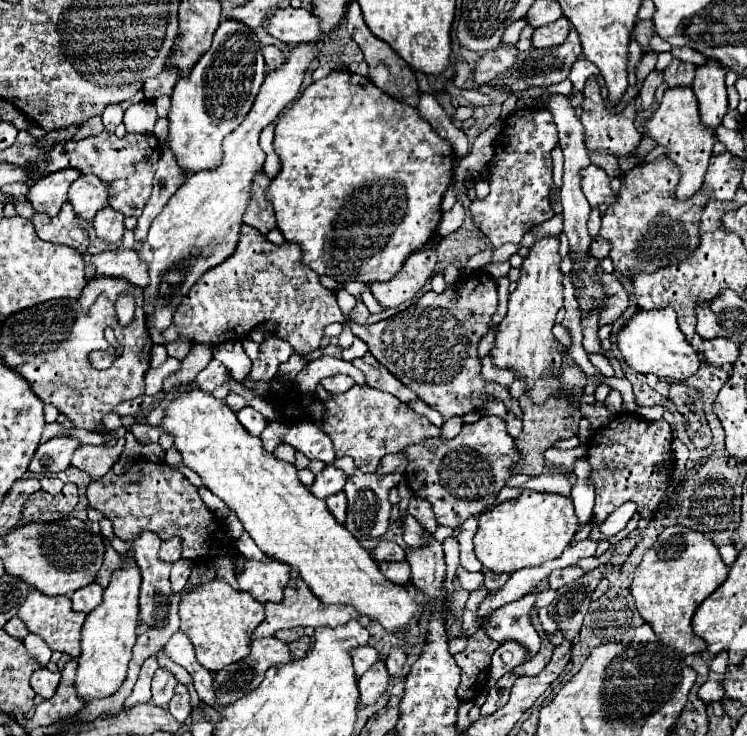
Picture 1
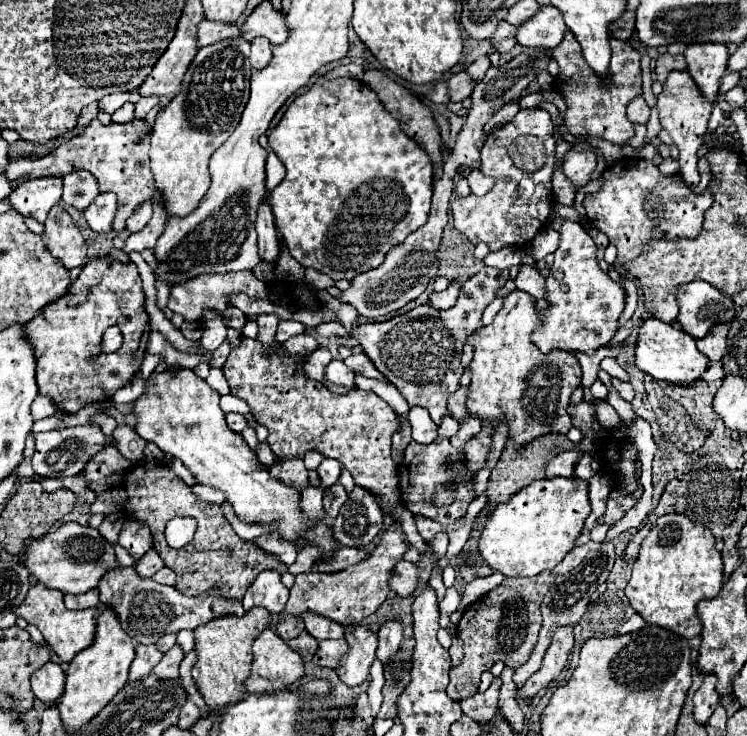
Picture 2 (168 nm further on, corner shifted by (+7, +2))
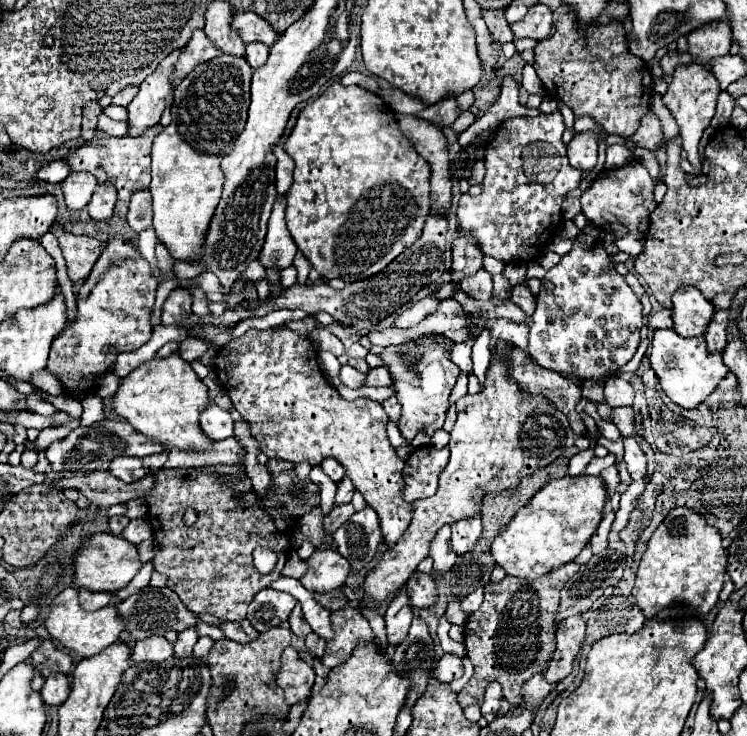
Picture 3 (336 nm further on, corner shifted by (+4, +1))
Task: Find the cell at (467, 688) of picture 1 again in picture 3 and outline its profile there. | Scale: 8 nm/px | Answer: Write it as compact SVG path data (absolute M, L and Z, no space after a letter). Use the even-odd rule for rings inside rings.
M570 562L558 570L550 570L534 582L526 582L516 576L506 576L500 584L492 584L484 592L482 606L468 616L464 624L466 656L474 664L474 676L458 692L458 704L462 708L470 704L482 704L484 690L490 680L502 684L502 692L508 702L520 706L520 686L534 672L544 672L552 652L556 648L554 638L554 614L560 606L562 586L578 572L578 564Z

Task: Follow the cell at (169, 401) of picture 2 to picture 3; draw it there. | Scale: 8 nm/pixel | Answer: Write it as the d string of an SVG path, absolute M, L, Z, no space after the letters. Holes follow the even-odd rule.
M170 354L162 360L152 360L146 366L130 372L114 396L114 410L118 416L126 418L134 430L146 438L158 438L166 450L194 450L206 452L212 448L214 440L206 438L198 422L202 408L210 402L206 384L194 374L190 364L178 354Z

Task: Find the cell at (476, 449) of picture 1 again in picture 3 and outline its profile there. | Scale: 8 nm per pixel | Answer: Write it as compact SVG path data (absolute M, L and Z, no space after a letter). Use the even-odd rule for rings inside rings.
M422 446L416 448L404 466L404 498L406 502L418 500L418 498L428 498L436 492L438 488L438 474L444 470L448 462L450 450L448 446L438 450L434 446Z

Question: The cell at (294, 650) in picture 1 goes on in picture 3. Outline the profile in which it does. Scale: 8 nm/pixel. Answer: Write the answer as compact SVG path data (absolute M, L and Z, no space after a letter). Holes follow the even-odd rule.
M310 632L310 634L306 636L306 648L308 648L308 652L312 652L316 658L322 658L324 648L326 648L326 640L320 638L318 634Z

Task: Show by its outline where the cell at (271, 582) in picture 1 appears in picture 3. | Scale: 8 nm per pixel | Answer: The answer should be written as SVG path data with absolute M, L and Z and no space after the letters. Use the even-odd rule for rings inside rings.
M262 588L254 596L254 602L250 602L246 618L258 632L264 632L272 626L280 626L290 616L294 606L296 600L290 594L274 588Z

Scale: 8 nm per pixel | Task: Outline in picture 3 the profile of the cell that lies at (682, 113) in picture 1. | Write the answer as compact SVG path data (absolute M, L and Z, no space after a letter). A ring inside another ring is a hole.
M690 64L690 66L678 66L676 68L674 78L668 84L668 92L664 94L664 104L672 112L676 124L680 128L682 148L686 150L686 158L688 158L688 162L692 164L692 168L696 172L702 172L698 144L700 144L700 138L702 138L704 130L710 126L710 120L714 116L718 92L720 92L720 84L714 78L714 74L710 70L706 70L704 66L700 66L700 64Z

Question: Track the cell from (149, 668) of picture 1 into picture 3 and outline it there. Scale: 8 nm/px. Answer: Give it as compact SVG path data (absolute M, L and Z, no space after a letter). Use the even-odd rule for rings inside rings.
M152 636L146 640L138 640L132 650L132 660L136 662L164 662L172 658L172 644L162 636Z

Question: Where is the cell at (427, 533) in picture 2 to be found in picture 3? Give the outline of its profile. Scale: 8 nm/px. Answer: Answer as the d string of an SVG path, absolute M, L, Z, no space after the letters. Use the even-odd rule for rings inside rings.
M442 526L434 542L430 542L430 556L434 558L434 574L442 576L454 566L456 552L452 550L452 544L450 544L450 526Z

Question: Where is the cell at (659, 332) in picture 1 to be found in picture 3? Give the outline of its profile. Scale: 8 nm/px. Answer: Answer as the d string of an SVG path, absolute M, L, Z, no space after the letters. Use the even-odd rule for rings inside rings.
M654 330L650 344L650 366L656 372L666 396L682 408L696 408L728 374L722 354L710 354L706 350L704 336L682 338L674 330Z

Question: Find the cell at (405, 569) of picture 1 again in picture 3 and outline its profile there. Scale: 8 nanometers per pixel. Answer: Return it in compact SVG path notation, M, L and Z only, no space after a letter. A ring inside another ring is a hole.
M414 572L408 582L406 582L406 590L410 596L410 604L416 608L426 608L432 606L436 602L436 584L432 574L424 574L424 572Z

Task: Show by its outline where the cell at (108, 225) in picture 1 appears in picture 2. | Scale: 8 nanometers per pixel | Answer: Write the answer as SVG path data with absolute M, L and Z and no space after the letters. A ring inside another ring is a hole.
M99 193L93 199L93 203L85 209L85 219L95 233L109 233L115 209L117 209L115 193Z

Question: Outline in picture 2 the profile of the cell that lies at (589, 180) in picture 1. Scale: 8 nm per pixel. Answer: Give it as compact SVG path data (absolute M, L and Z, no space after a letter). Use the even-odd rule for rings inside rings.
M571 149L565 157L563 157L563 173L577 185L585 185L595 169L597 161L595 161L595 153L593 151L575 151Z

